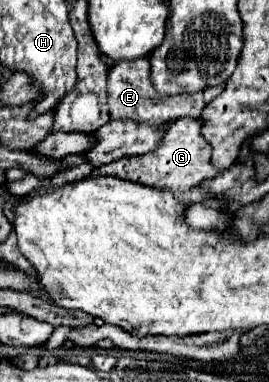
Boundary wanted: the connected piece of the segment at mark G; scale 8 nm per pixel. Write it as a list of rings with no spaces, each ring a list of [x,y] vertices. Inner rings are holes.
[[[177,118],[173,122],[169,122],[165,136],[161,140],[161,144],[143,154],[143,156],[131,156],[131,158],[121,158],[119,162],[101,166],[99,170],[93,170],[87,178],[99,178],[99,176],[119,176],[123,180],[131,180],[131,182],[139,182],[143,186],[151,186],[151,188],[167,188],[175,194],[175,198],[179,198],[183,204],[195,204],[195,202],[203,202],[207,198],[211,198],[211,194],[205,194],[205,190],[201,190],[201,182],[215,176],[215,168],[211,166],[211,146],[207,144],[207,140],[201,136],[201,120],[195,118]]]

